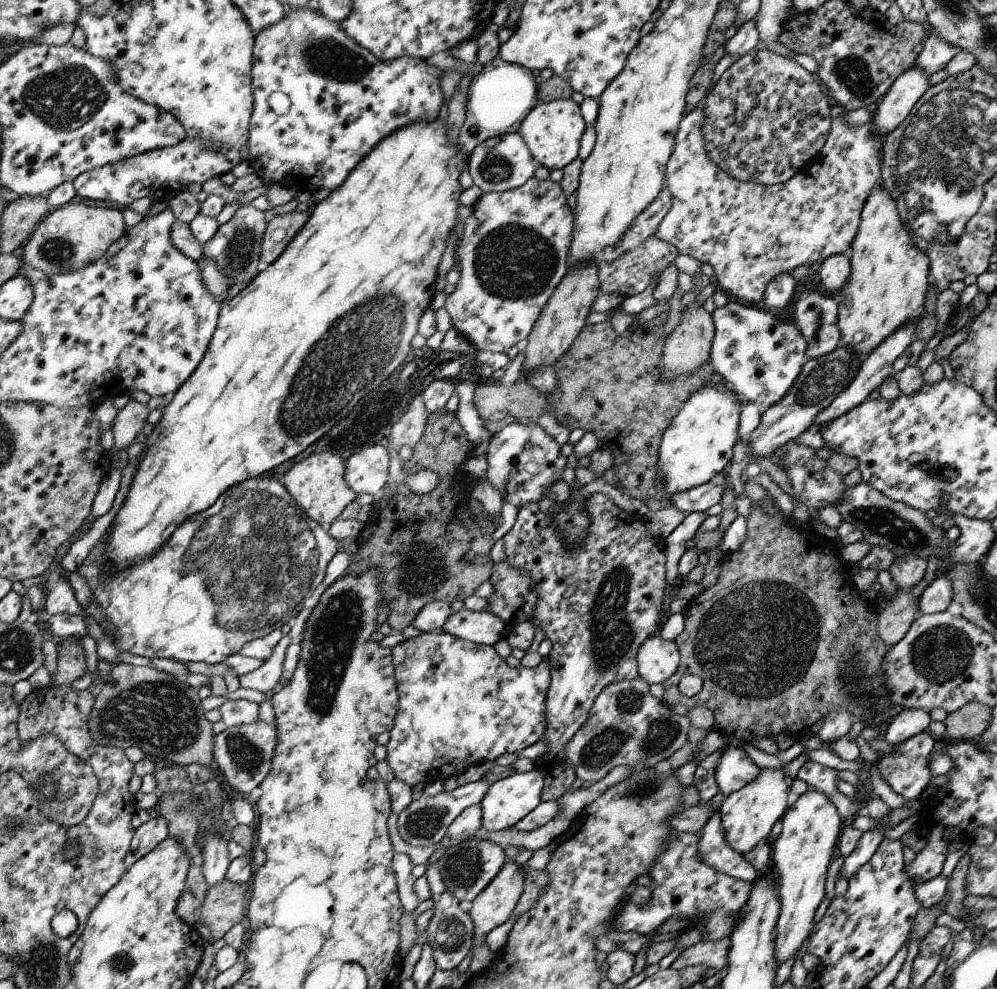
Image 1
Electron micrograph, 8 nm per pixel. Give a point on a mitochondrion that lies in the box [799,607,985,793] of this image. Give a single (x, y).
(942, 654)

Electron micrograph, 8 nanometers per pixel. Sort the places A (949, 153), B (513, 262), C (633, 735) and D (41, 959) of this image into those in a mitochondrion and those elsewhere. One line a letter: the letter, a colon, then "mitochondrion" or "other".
A: mitochondrion
B: mitochondrion
C: mitochondrion
D: mitochondrion

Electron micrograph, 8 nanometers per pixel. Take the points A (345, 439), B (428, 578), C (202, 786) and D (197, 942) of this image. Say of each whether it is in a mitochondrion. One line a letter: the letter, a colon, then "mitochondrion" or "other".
A: mitochondrion
B: mitochondrion
C: other
D: other

